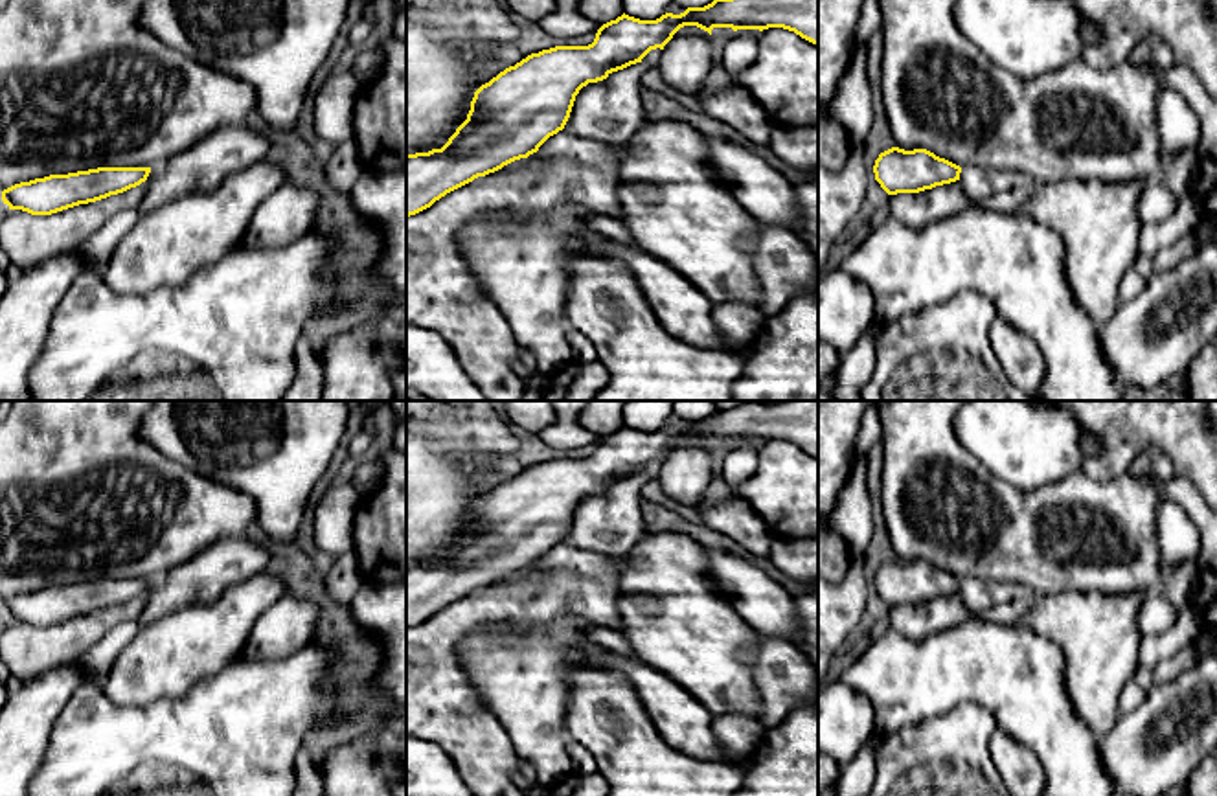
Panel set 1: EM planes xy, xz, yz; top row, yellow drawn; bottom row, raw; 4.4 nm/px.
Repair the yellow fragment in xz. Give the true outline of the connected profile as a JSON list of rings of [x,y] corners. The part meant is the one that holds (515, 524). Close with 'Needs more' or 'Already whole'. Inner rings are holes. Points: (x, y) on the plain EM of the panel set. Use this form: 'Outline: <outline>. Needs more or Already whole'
Outline: [[[818,401],[748,403],[732,410],[715,410],[704,419],[688,419],[680,426],[665,425],[656,432],[621,426],[603,436],[588,458],[555,458],[531,465],[482,496],[471,513],[467,531],[441,561],[406,566],[406,629],[430,620],[447,605],[528,570],[553,546],[564,540],[575,507],[588,495],[642,474],[651,461],[664,461],[684,438],[697,438],[711,447],[713,439],[768,441],[783,439],[818,458]]]. Already whole

